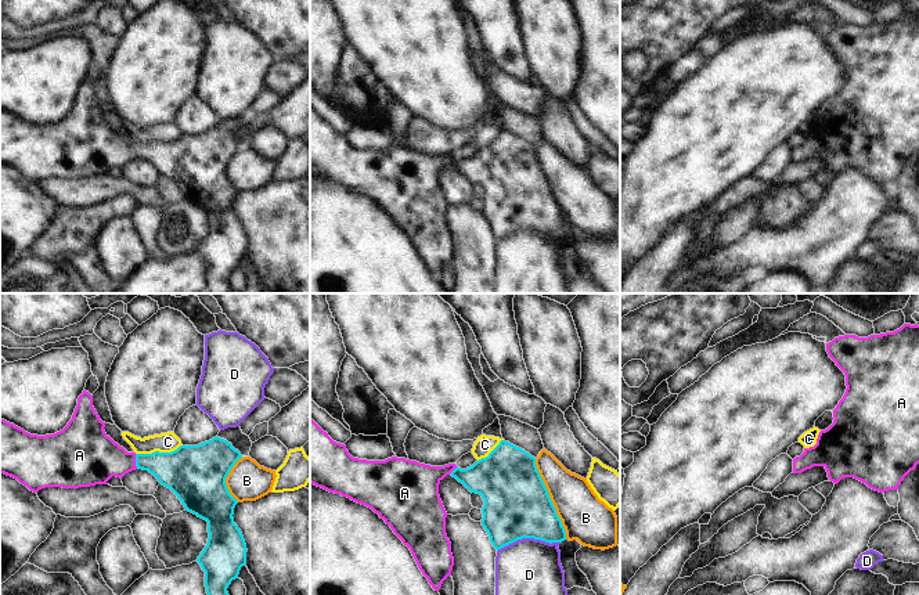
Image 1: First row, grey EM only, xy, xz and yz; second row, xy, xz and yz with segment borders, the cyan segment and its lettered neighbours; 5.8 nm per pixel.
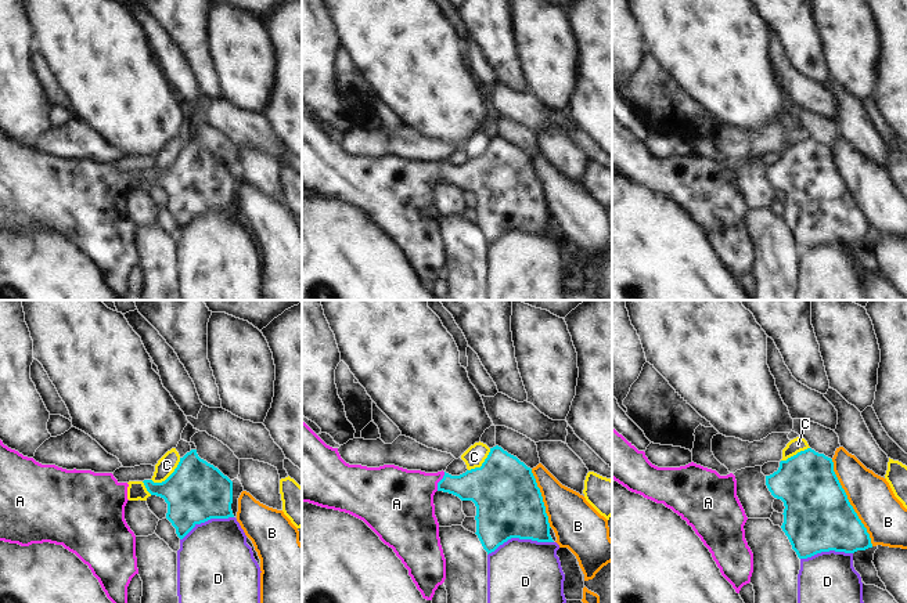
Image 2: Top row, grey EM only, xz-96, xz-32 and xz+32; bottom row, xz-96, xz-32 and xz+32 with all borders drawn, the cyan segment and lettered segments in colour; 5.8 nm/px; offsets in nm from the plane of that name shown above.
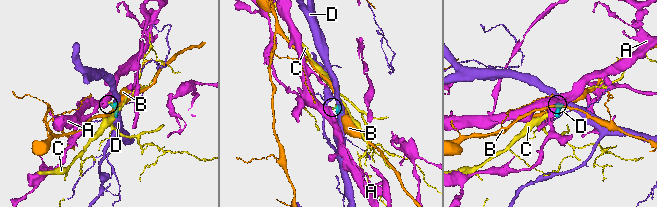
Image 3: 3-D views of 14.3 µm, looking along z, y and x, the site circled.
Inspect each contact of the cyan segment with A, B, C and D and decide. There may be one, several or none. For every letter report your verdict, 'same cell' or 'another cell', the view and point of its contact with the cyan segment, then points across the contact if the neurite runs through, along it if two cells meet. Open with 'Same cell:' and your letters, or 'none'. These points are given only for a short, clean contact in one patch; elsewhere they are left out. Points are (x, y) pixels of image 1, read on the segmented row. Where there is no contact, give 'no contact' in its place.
Same cell: A
A: same cell; contact xy (136, 461); way xy (177, 471), (157, 462), (136, 461), (93, 458)
B: another cell; contact xz (550, 498)
C: another cell; contact xy (158, 451); border xy (182, 444), (170, 451), (136, 454)
D: another cell; contact xz (528, 537)

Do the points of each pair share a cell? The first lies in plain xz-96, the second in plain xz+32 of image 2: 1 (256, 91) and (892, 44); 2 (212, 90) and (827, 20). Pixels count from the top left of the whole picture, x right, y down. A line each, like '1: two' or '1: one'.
1: two
2: two

